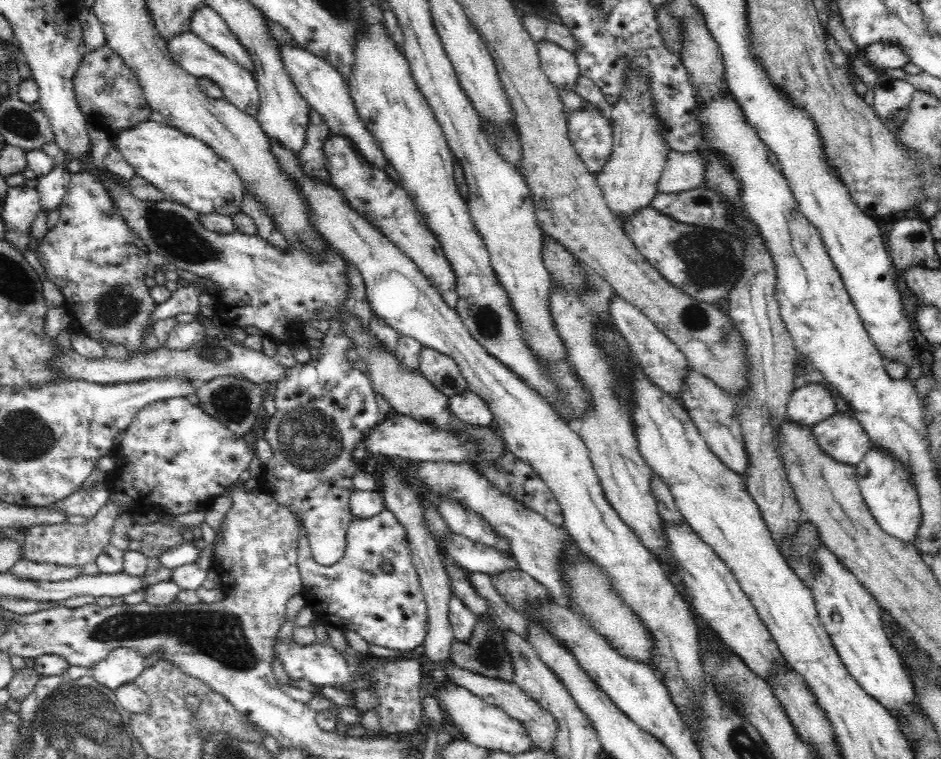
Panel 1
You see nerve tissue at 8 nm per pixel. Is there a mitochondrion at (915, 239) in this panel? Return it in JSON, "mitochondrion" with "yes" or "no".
{"mitochondrion":"yes"}

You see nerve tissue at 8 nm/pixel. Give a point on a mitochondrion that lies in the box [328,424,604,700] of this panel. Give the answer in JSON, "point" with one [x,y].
{"point":[489,653]}

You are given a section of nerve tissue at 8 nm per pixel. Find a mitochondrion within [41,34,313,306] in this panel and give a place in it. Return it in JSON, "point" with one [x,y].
{"point":[171,231]}

